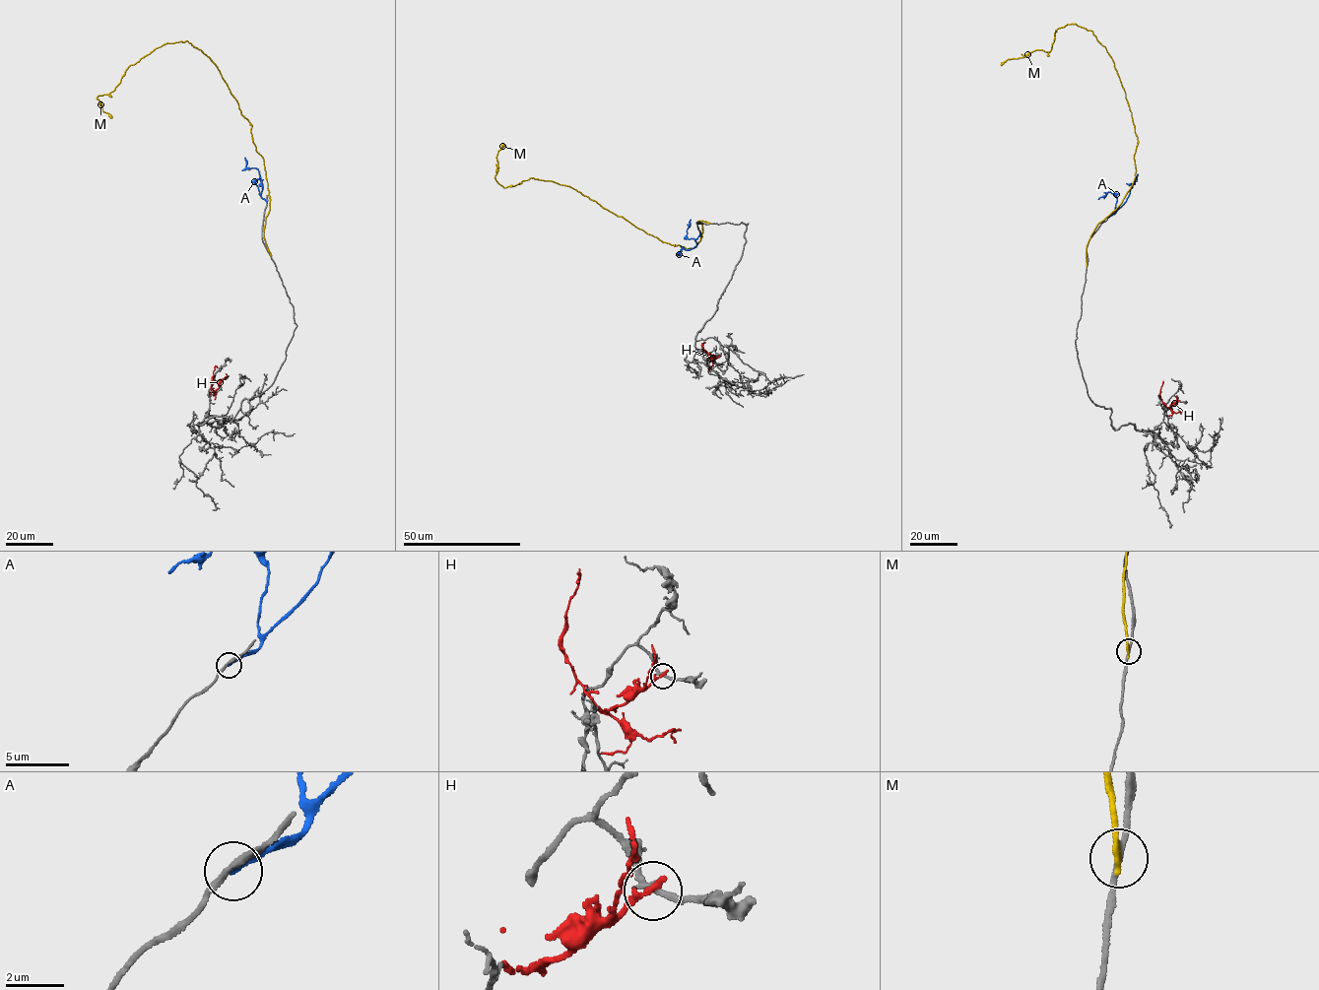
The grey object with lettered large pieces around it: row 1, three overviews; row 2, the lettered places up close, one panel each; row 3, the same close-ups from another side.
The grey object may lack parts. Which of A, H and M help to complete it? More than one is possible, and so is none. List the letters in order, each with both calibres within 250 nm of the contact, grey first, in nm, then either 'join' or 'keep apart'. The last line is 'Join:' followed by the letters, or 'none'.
A: 260 nm thick on the grey side, 240 nm on the other; keep apart
H: 190 nm thick on the grey side, 240 nm on the other; keep apart
M: 180 nm thick on the grey side, 240 nm on the other; keep apart
Join: none

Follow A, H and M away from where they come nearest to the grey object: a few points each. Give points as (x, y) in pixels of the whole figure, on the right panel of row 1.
A: (1109, 217), (1126, 199), (1132, 187), (1129, 184), (1134, 183), (1138, 174)
H: (1178, 401), (1166, 407), (1159, 395), (1162, 383)
M: (1087, 266), (1096, 225), (1135, 176), (1114, 62), (1073, 24), (1048, 52), (1001, 65)

